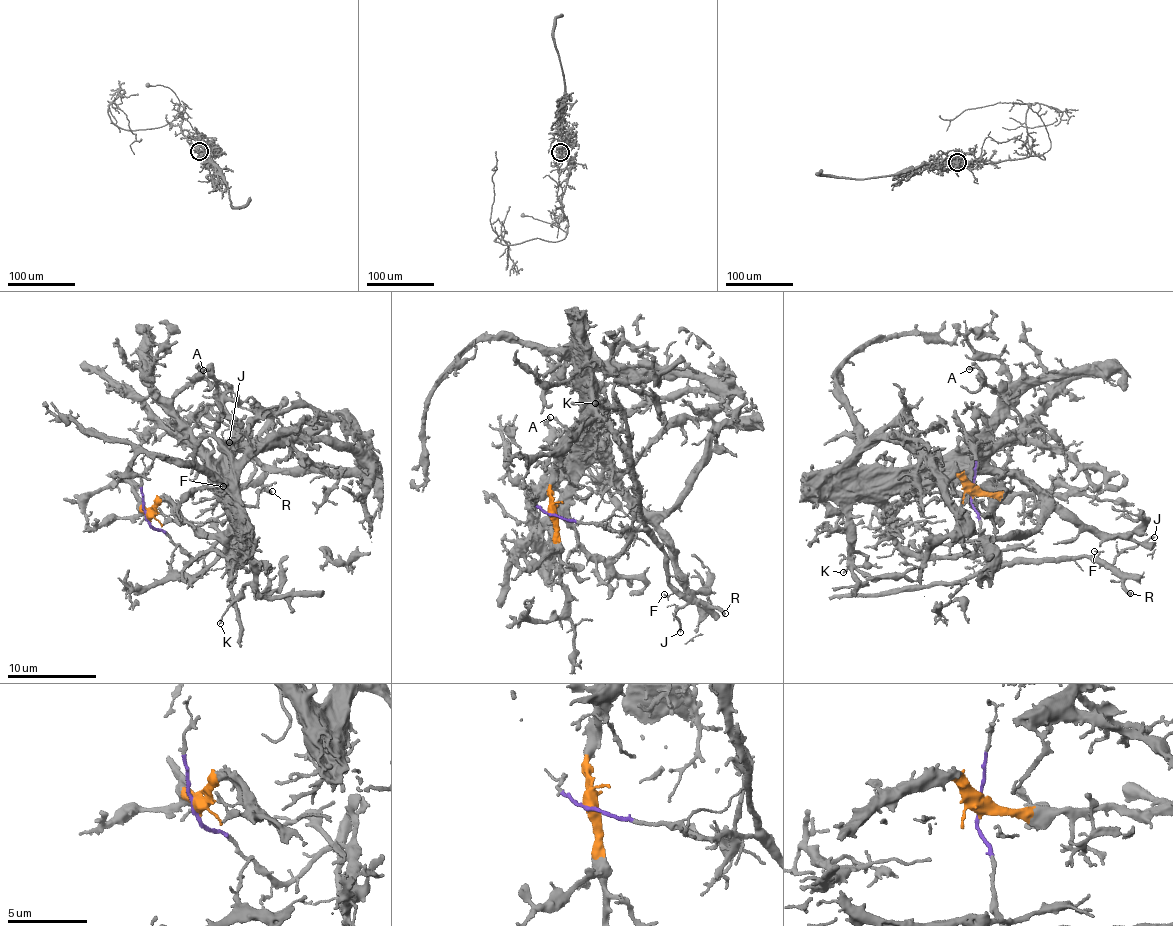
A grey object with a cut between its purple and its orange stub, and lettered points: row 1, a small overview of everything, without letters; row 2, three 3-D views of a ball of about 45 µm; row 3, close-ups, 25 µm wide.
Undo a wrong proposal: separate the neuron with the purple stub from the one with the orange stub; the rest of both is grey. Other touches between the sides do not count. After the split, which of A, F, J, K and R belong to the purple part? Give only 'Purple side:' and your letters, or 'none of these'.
Purple side: F, J, R

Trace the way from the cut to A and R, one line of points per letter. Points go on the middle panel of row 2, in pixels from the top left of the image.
A: (551, 512), (556, 443), (585, 416), (592, 397), (576, 459), (547, 477), (549, 417)
R: (549, 513), (608, 526), (614, 532), (642, 531), (664, 553), (666, 583), (725, 613)

